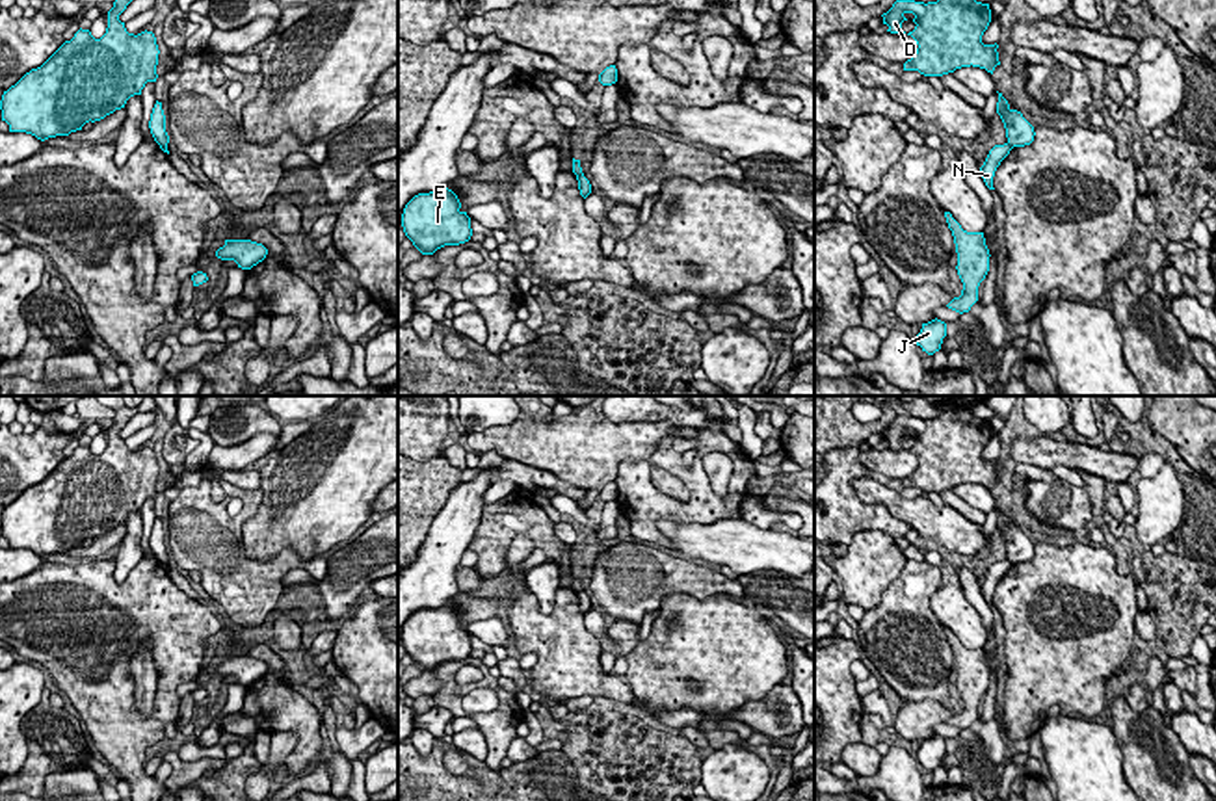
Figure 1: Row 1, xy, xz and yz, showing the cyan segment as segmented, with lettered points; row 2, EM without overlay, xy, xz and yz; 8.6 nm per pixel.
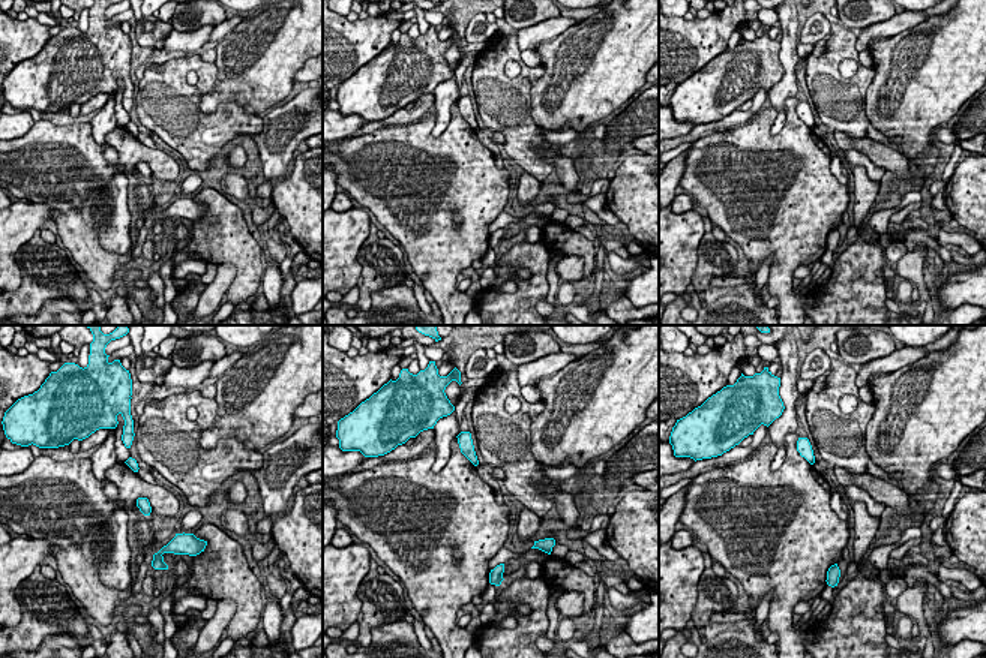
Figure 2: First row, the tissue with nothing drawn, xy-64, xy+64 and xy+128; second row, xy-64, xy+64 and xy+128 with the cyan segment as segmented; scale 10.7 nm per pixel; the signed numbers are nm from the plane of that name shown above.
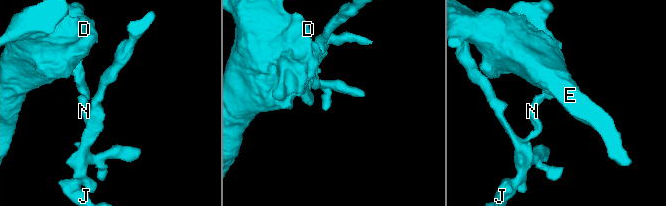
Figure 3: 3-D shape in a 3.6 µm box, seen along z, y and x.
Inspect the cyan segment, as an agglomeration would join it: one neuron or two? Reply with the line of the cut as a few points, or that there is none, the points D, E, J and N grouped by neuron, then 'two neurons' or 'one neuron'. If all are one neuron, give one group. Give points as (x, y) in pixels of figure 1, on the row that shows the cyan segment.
cut in yz along (1006, 144), (1012, 147); D E / J N; two neurons

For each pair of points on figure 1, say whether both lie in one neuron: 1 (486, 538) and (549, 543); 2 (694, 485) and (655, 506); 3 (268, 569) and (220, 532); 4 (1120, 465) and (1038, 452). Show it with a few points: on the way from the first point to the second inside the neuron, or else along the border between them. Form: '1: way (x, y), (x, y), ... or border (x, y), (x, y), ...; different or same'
1: way (501, 526), (534, 528); same
2: way (694, 498), (687, 508), (668, 508); same
3: way (253, 569), (248, 569), (225, 547); same
4: way (1099, 463), (1081, 456), (1058, 456); same

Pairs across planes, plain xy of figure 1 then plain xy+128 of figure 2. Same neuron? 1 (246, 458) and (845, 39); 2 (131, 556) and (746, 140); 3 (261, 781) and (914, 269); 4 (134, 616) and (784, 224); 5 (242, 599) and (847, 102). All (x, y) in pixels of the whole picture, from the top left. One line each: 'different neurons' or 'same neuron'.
1: different neurons
2: different neurons
3: same neuron
4: same neuron
5: same neuron

